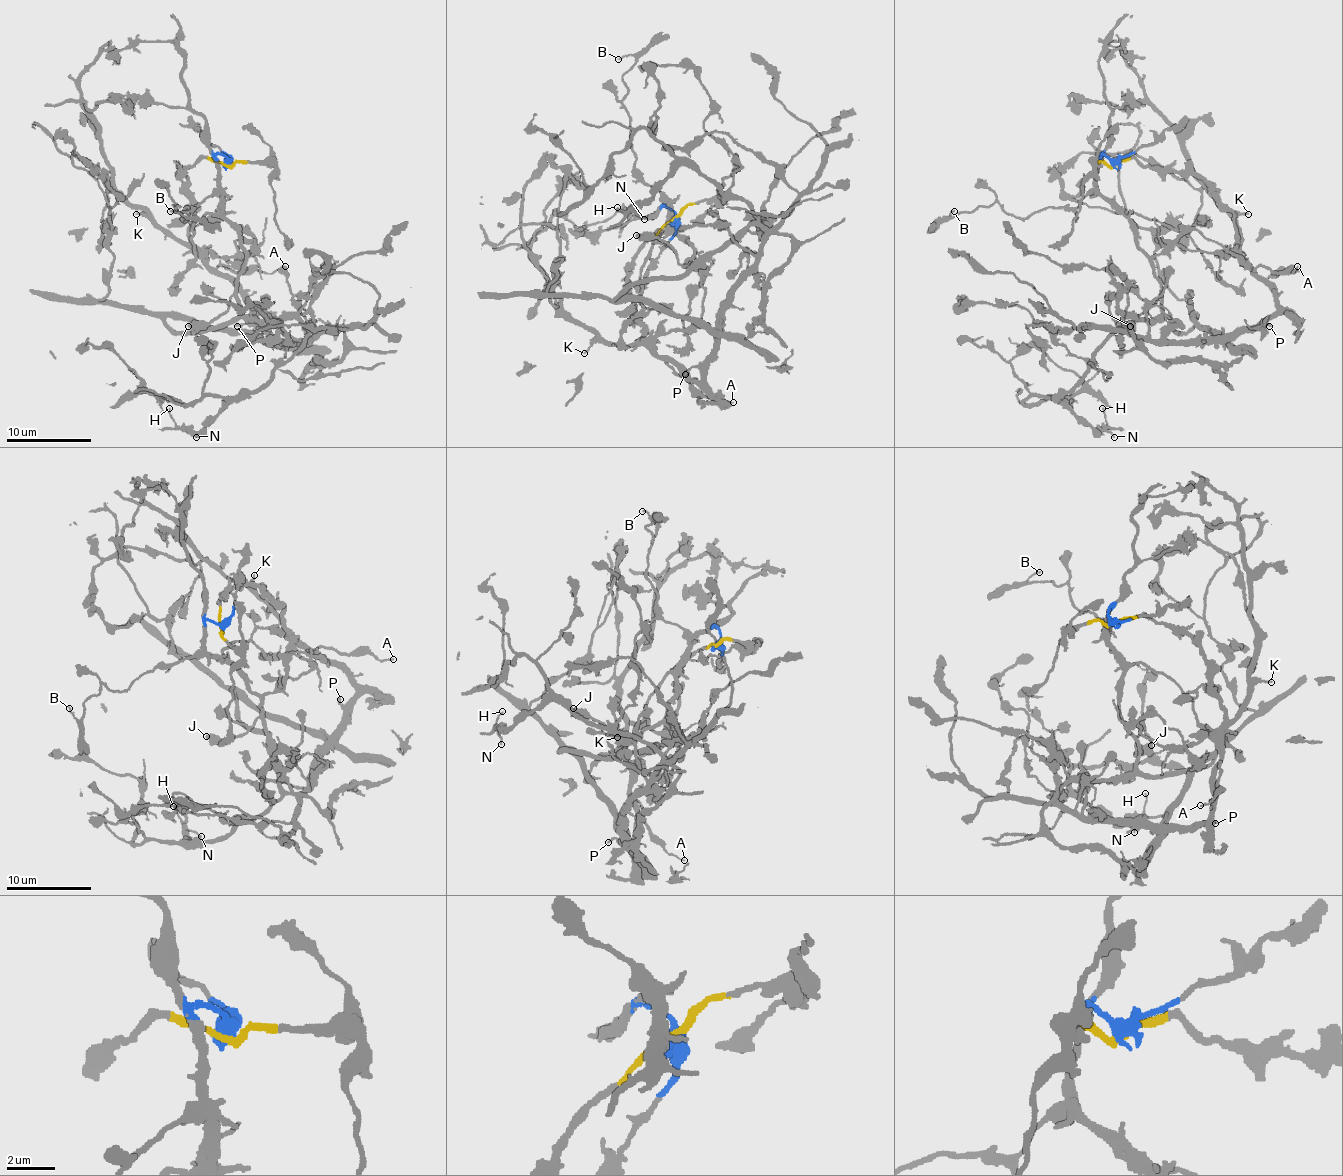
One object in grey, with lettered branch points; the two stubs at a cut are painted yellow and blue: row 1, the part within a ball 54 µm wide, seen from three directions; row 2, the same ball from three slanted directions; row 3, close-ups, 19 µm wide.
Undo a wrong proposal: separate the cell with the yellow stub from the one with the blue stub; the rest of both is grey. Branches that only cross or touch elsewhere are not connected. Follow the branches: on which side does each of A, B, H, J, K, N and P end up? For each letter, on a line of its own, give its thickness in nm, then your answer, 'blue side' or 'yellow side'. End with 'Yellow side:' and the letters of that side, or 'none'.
A: calibre 120 nm; yellow side
B: calibre 130 nm; blue side
H: calibre 140 nm; blue side
J: calibre 480 nm; blue side
K: calibre 190 nm; yellow side
N: calibre 150 nm; blue side
P: calibre 200 nm; yellow side
Yellow side: A, K, P

